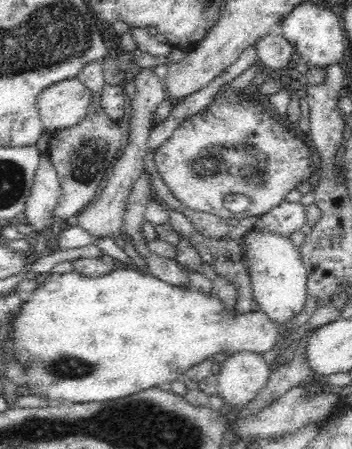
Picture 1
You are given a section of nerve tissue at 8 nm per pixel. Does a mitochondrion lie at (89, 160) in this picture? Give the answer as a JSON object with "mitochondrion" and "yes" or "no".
{"mitochondrion":"yes"}

